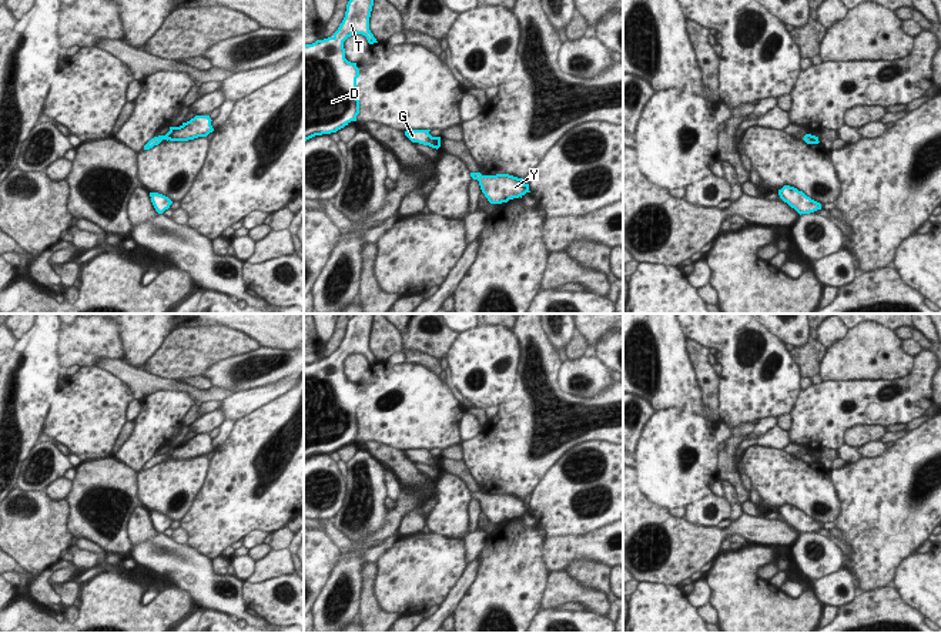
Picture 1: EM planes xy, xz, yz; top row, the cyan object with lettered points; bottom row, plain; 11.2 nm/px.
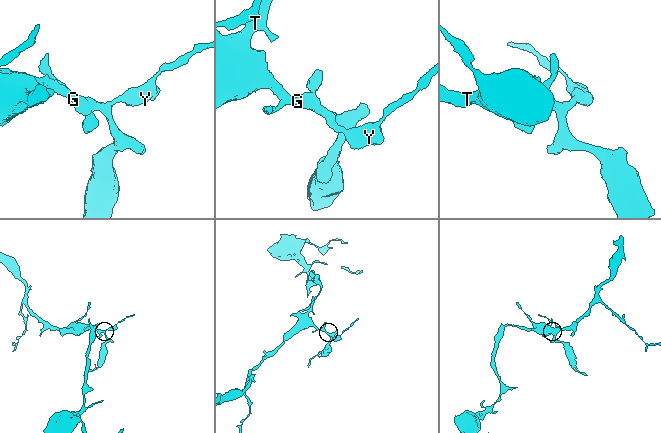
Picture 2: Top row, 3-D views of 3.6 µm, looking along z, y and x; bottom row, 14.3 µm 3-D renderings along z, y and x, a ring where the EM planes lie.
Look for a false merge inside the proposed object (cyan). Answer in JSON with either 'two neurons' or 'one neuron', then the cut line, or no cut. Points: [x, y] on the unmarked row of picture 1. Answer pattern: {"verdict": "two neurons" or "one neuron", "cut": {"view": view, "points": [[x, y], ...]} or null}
{"verdict": "one neuron", "cut": null}

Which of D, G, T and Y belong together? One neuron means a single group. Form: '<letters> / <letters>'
D G T Y

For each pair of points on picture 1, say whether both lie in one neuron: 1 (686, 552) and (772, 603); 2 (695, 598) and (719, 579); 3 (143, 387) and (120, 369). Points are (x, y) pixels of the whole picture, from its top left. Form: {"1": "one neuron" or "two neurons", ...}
{"1": "two neurons", "2": "two neurons", "3": "one neuron"}

